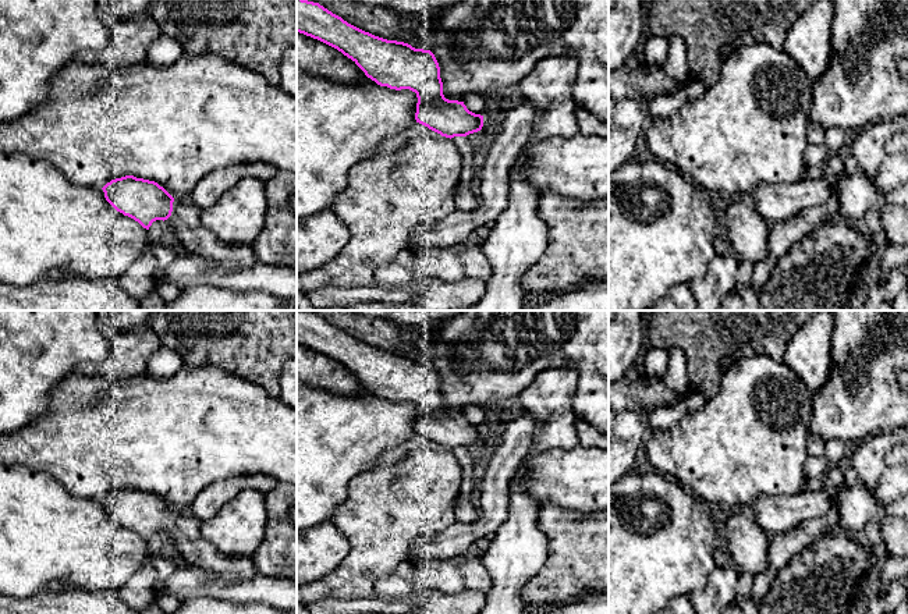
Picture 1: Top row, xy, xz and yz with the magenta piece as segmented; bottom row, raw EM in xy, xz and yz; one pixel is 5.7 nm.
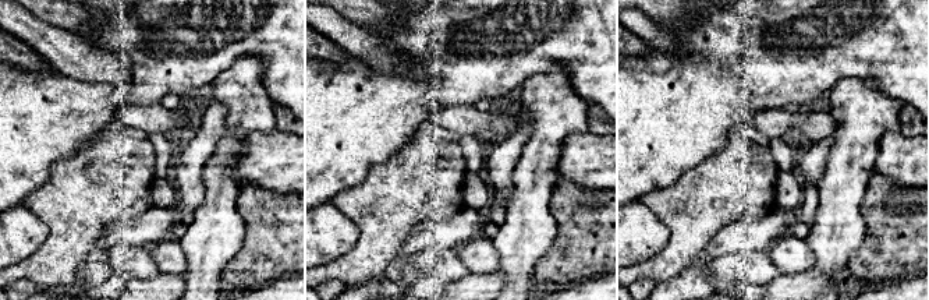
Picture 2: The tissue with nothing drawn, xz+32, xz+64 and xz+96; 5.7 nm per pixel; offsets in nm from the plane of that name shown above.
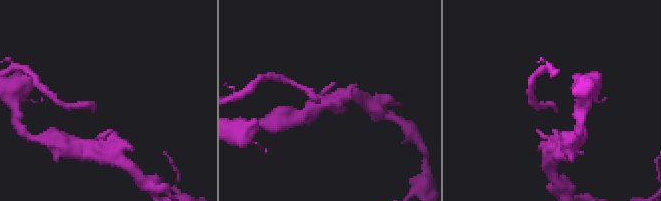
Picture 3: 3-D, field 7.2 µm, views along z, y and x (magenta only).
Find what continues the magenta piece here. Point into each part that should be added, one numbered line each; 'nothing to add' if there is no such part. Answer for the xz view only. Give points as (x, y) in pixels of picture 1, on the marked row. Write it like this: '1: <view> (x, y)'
nothing to add

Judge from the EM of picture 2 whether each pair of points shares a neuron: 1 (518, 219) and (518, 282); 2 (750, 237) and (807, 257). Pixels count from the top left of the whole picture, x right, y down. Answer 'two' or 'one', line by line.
1: one
2: two

